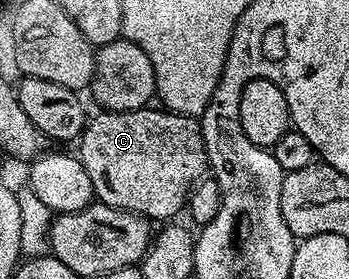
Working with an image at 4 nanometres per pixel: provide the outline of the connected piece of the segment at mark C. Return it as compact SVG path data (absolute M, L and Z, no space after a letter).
M143 108L141 110L108 110L98 112L86 123L86 129L77 139L77 157L82 159L92 180L94 197L101 205L111 206L117 210L127 210L141 218L170 220L173 214L183 213L190 193L196 183L207 173L206 149L202 139L199 119L165 108Z

